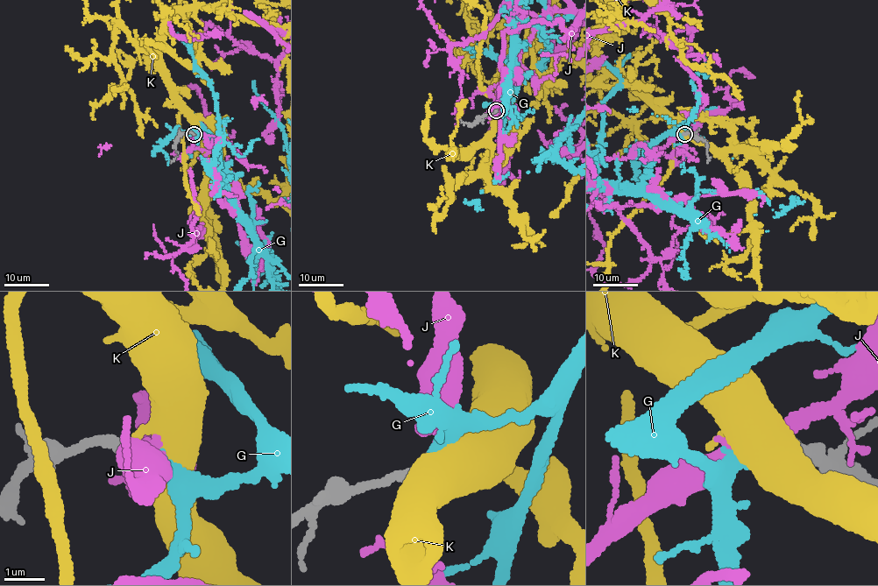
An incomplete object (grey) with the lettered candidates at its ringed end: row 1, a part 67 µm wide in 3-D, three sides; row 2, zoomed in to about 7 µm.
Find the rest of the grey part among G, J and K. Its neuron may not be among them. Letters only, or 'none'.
G

